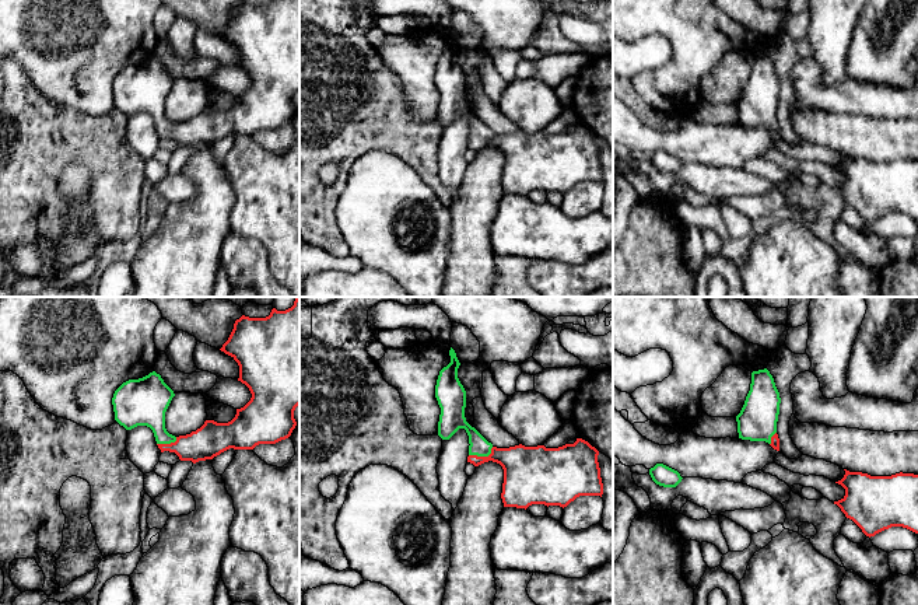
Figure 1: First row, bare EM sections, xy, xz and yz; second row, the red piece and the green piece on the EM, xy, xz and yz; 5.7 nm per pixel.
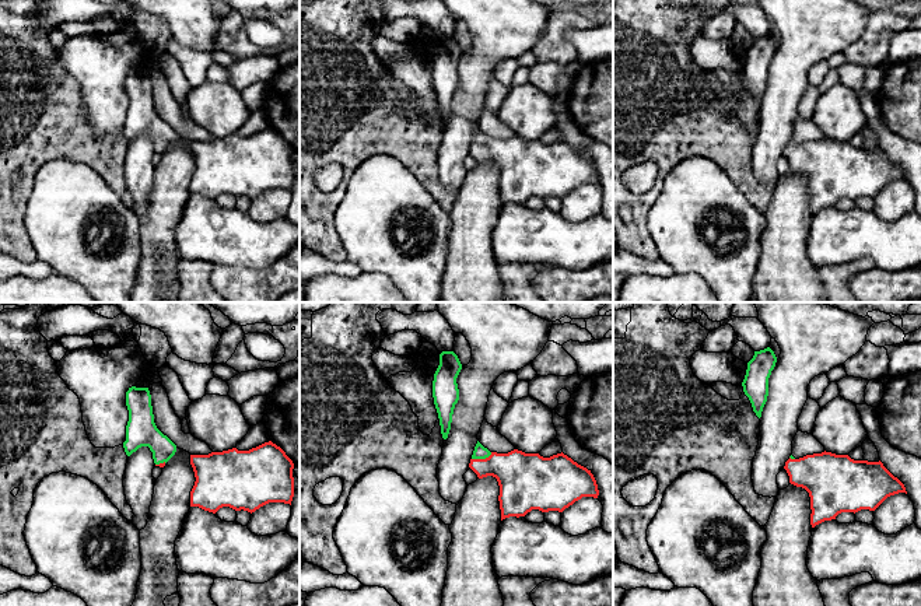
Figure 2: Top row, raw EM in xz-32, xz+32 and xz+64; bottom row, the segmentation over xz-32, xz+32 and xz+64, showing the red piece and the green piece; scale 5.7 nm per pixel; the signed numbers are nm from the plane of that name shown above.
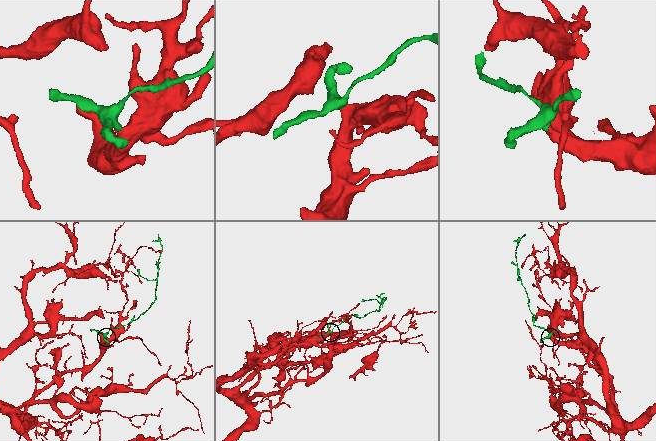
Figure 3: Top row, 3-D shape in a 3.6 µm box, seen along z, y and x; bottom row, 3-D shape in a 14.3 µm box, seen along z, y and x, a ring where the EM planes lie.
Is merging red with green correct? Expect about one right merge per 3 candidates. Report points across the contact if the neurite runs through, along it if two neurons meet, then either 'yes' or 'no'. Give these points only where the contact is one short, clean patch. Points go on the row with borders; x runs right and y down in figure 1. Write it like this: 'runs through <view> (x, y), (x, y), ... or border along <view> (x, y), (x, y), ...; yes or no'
runs through xz (524, 467), (503, 455), (482, 457), (479, 446); yes

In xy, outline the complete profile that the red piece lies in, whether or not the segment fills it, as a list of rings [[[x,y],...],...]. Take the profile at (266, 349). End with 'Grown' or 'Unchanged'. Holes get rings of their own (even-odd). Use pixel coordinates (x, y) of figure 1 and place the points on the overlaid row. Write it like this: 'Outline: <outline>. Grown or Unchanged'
Outline: [[[299,297],[285,311],[271,310],[266,318],[242,315],[235,321],[228,340],[220,349],[239,366],[239,378],[252,398],[228,423],[206,420],[204,424],[186,436],[175,437],[165,429],[165,412],[175,396],[174,391],[155,371],[139,380],[123,382],[113,394],[115,420],[126,430],[147,426],[153,430],[161,452],[175,452],[181,461],[213,459],[221,452],[253,450],[259,444],[276,444],[291,436],[297,426],[294,410],[299,405]]]. Grown

